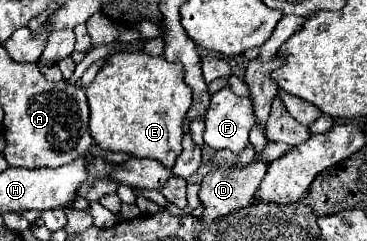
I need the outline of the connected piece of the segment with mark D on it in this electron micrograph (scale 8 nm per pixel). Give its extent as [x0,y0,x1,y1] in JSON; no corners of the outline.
[199,161,267,225]

